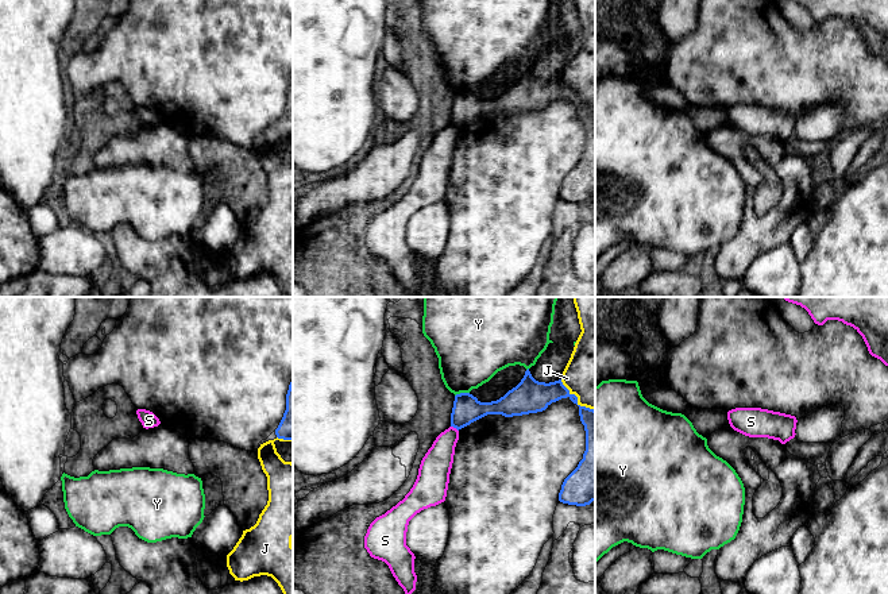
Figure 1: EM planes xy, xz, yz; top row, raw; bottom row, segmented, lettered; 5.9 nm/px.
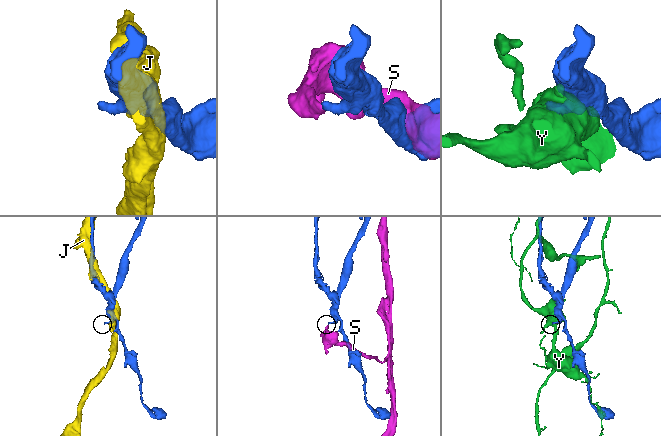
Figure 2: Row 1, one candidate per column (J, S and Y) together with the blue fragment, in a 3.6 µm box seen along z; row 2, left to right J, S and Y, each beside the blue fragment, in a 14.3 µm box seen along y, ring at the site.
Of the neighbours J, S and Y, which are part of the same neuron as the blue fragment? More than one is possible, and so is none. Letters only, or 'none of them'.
none of them

